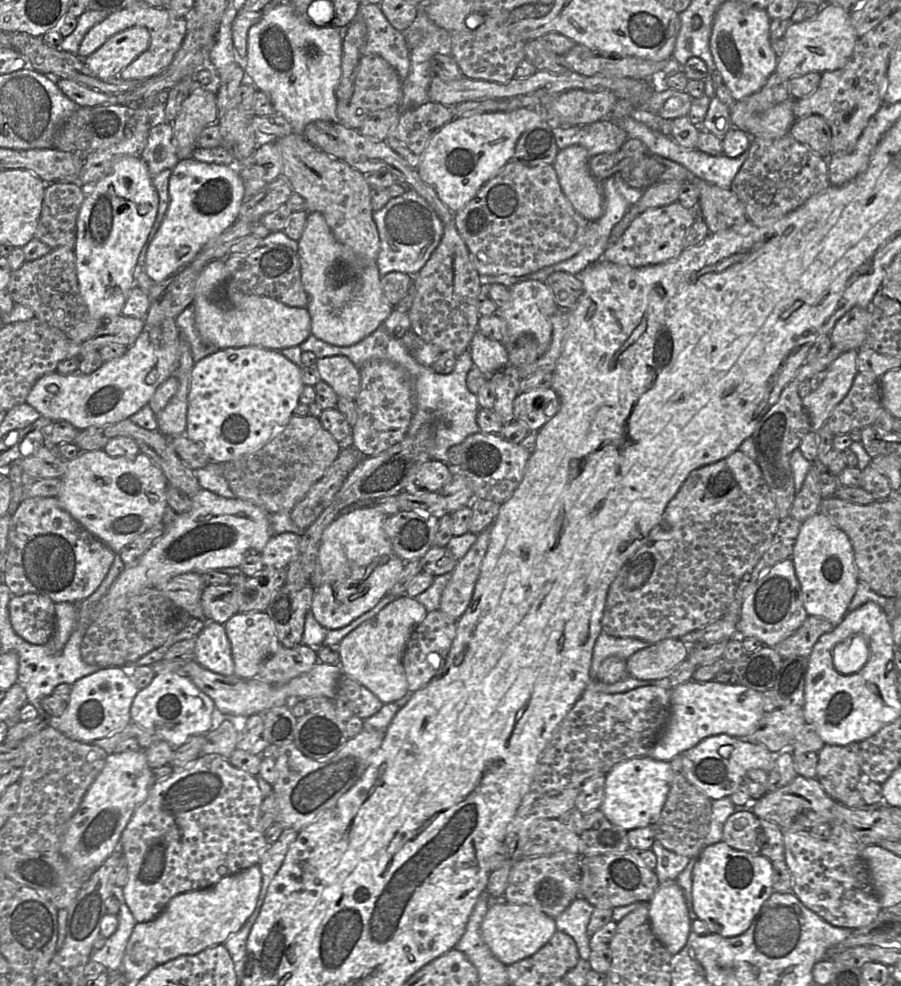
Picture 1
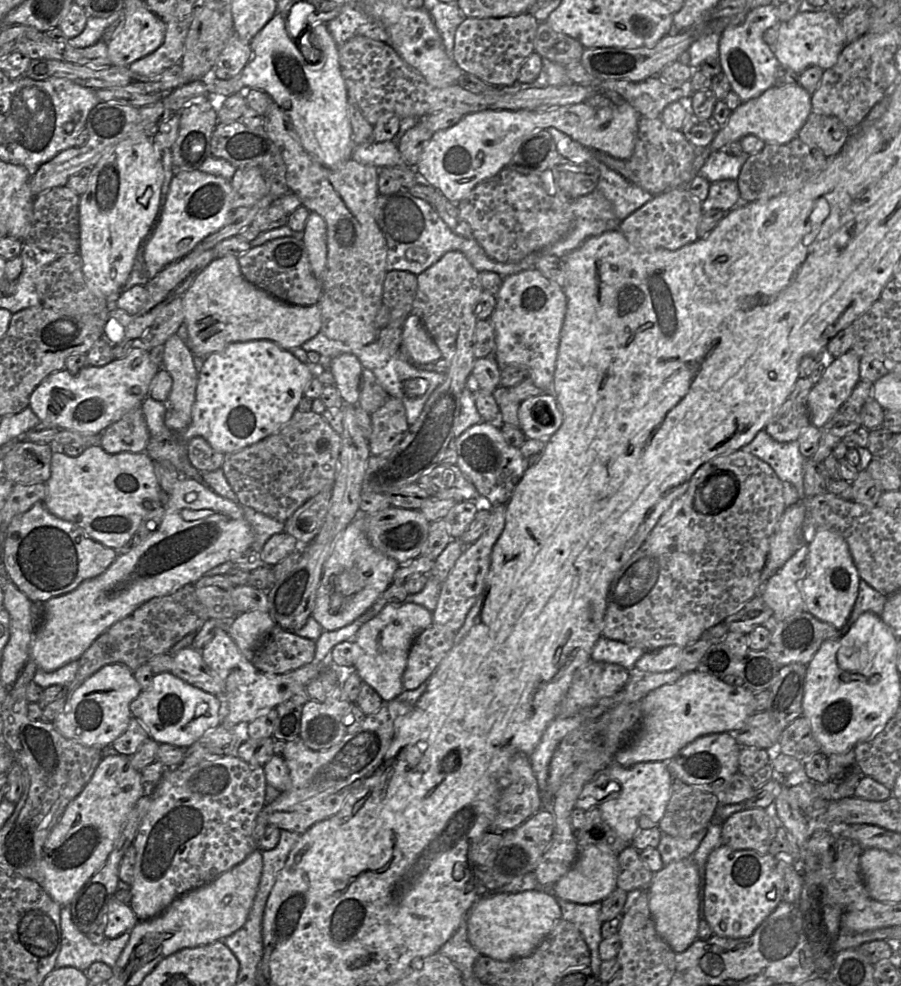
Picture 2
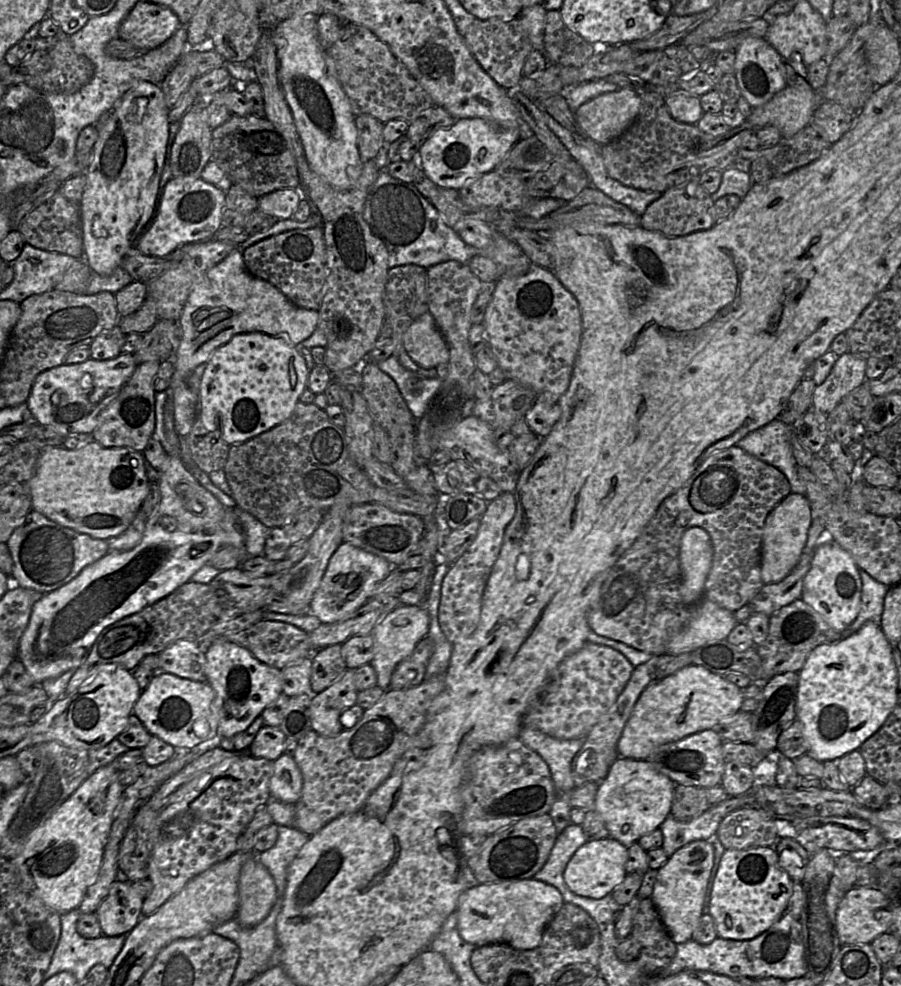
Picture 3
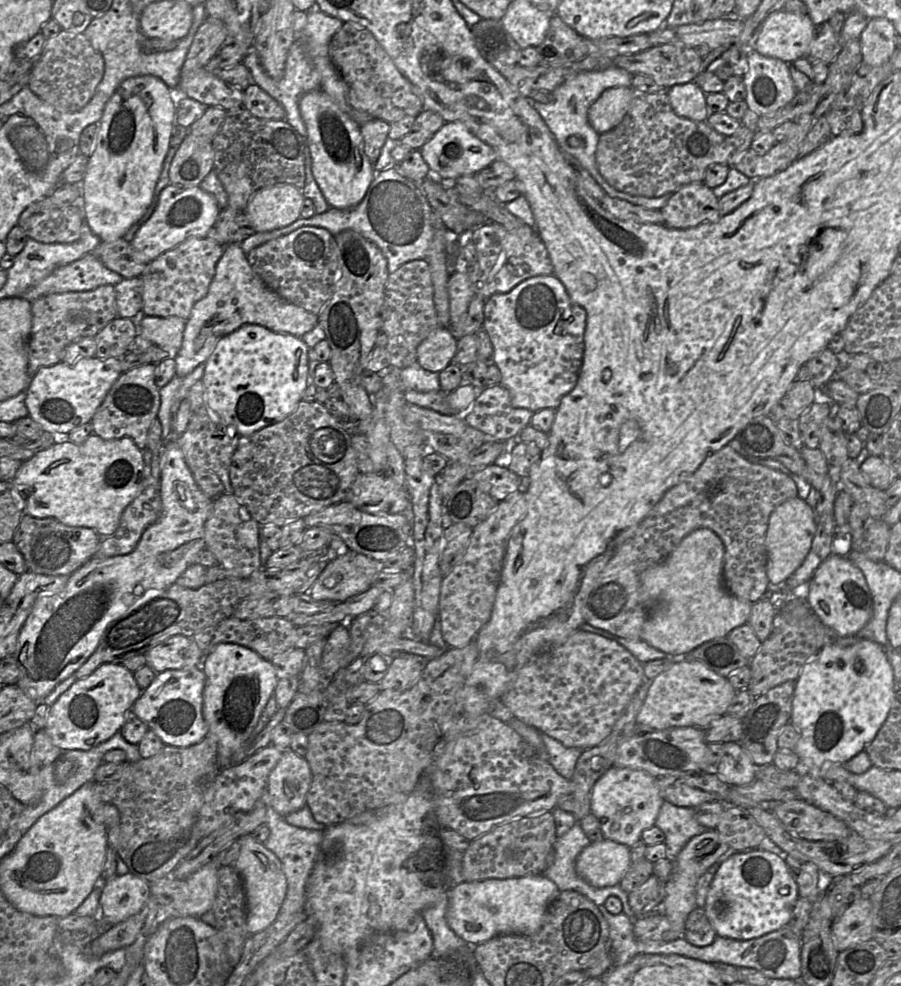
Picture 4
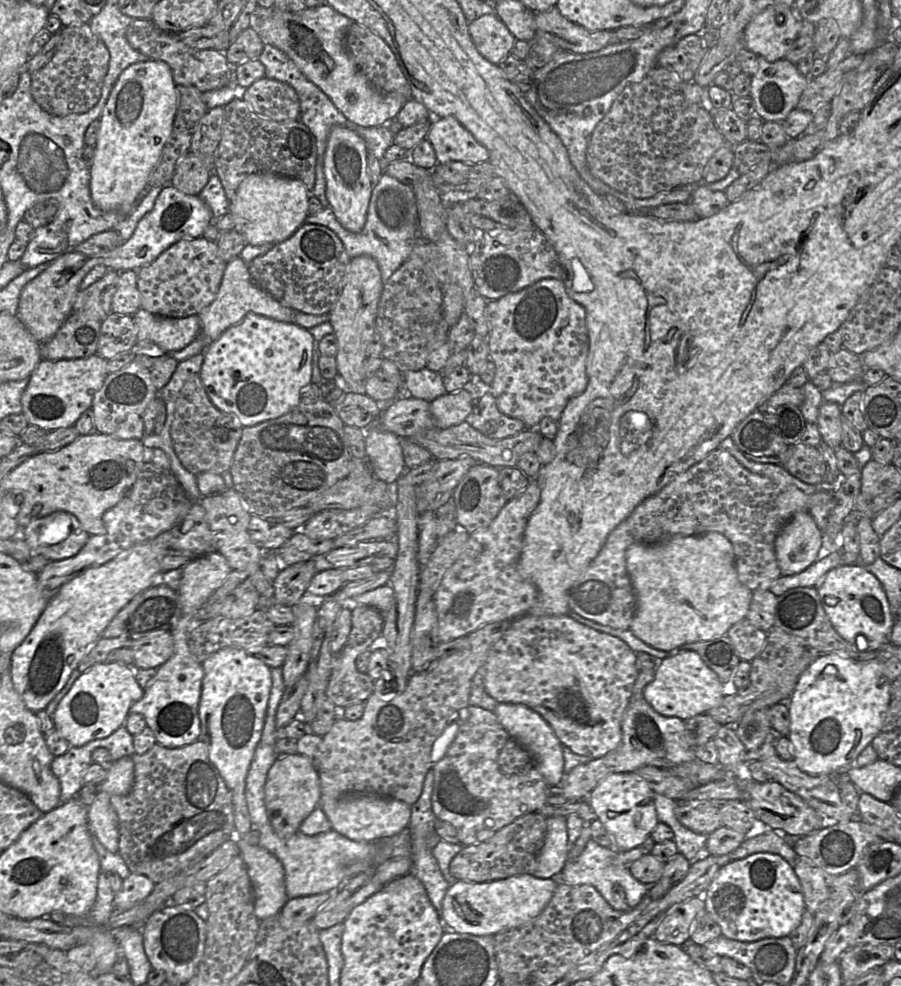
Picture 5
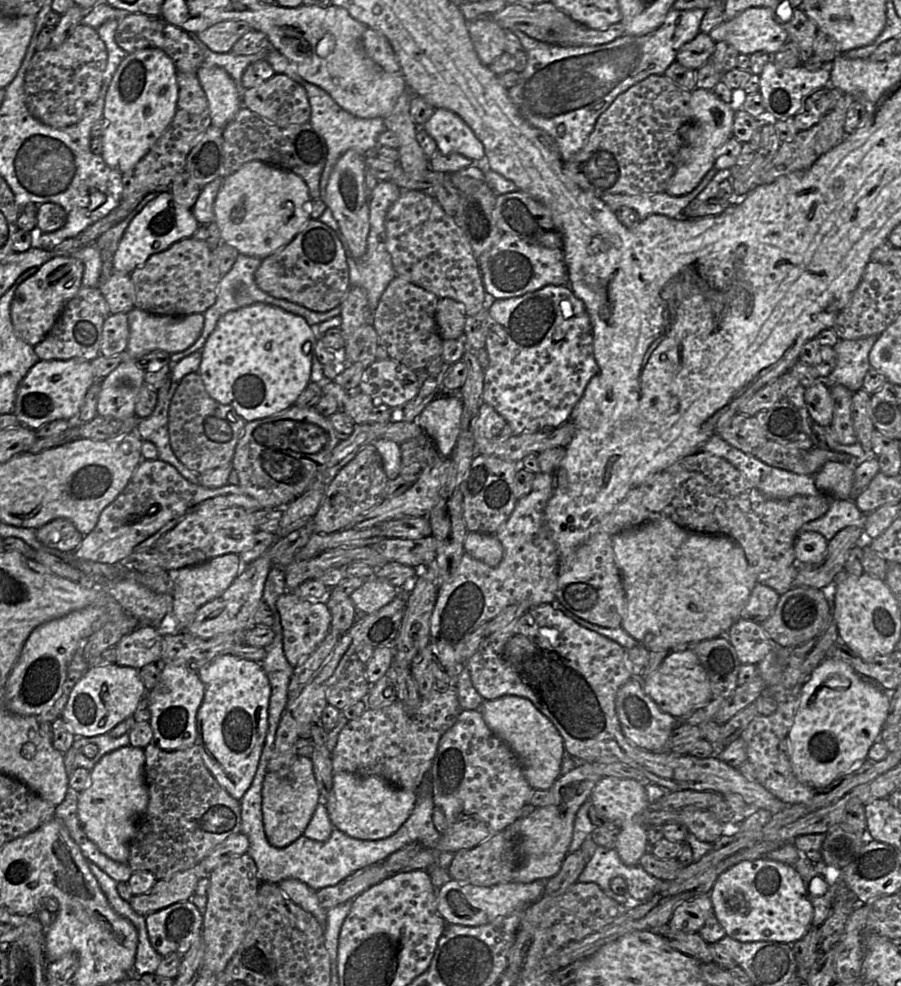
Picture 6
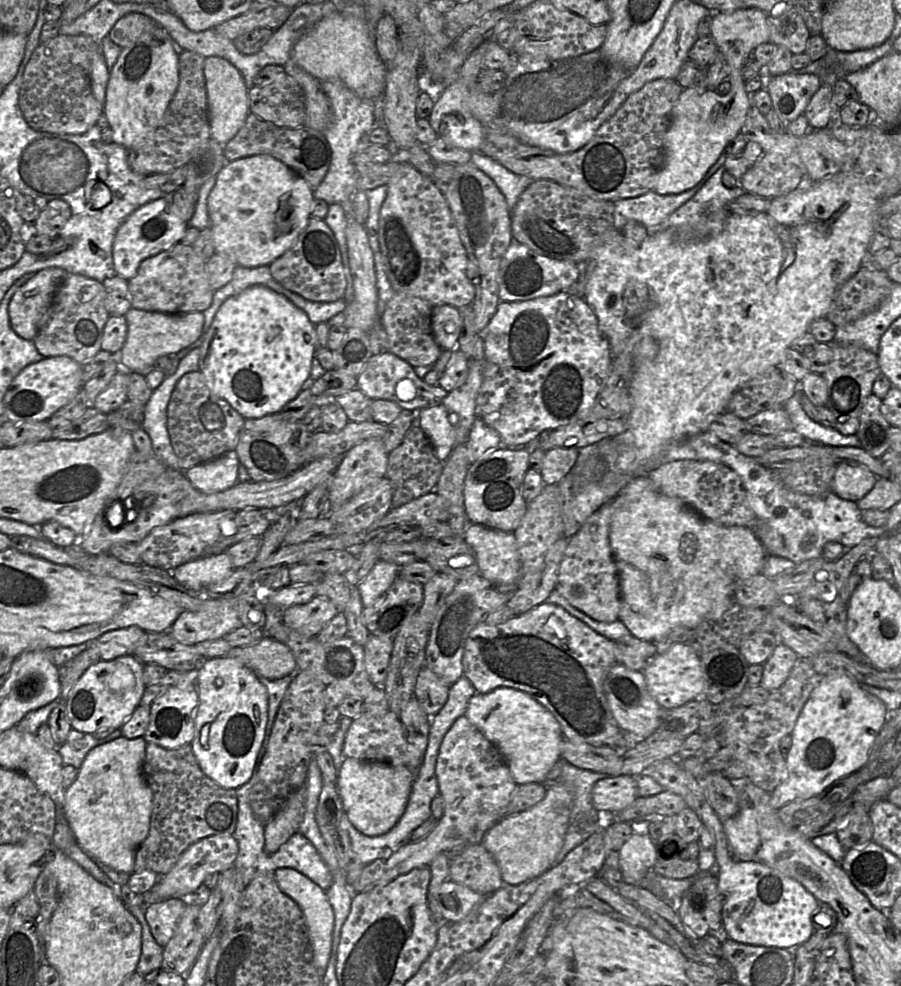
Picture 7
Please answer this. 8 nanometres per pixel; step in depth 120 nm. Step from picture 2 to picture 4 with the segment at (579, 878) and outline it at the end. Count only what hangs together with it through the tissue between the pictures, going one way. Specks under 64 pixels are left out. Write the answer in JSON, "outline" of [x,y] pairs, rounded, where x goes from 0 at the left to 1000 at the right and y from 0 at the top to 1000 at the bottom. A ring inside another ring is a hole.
{"outline":[[[670,851],[645,863],[638,883],[654,898],[669,901],[687,898],[700,875],[699,859]]]}

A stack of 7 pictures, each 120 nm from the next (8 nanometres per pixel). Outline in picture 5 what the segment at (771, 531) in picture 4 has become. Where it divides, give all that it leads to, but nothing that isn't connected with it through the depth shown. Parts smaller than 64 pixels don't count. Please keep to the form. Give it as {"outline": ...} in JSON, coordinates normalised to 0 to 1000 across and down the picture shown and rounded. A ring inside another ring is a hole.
{"outline":[[[886,518],[860,547],[860,563],[867,582],[890,580],[908,567],[912,540],[897,518]]]}

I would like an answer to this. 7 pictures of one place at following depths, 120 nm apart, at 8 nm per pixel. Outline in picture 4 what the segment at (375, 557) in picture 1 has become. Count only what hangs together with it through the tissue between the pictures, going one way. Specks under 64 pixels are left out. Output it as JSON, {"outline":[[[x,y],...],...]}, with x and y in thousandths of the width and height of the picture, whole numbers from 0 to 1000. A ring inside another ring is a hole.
{"outline":[[[381,556],[364,570],[342,599],[349,609],[381,611],[415,592],[422,571]]]}

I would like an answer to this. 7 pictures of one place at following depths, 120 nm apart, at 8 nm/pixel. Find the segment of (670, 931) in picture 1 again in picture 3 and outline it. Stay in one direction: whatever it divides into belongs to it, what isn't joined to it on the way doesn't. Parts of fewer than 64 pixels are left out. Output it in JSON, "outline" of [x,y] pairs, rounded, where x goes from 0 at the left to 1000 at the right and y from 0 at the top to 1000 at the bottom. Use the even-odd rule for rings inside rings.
{"outline":[[[770,852],[750,862],[730,881],[721,911],[739,944],[749,957],[766,953],[775,939],[791,876],[791,857],[786,852]]]}

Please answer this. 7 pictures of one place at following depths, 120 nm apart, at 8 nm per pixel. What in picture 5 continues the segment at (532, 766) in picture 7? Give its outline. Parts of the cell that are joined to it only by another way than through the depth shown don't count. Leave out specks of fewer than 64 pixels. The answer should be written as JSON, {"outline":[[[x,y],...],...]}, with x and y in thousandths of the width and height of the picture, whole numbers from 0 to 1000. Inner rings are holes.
{"outline":[[[552,714],[547,723],[564,744],[587,762],[607,795],[609,797],[622,796],[627,787],[625,757],[610,735],[597,723],[578,714]]]}

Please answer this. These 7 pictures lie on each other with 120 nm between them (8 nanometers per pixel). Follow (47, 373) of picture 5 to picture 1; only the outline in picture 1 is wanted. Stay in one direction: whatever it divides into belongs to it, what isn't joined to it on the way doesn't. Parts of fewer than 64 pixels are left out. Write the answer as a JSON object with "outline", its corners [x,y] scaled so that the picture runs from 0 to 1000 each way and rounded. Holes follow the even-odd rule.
{"outline":[[[159,336],[148,350],[134,362],[115,367],[99,380],[80,378],[68,380],[62,376],[44,382],[34,394],[28,409],[40,415],[47,422],[58,427],[74,427],[87,436],[113,433],[144,424],[165,407],[174,394],[189,381],[194,380],[193,362],[183,353],[171,350]]]}

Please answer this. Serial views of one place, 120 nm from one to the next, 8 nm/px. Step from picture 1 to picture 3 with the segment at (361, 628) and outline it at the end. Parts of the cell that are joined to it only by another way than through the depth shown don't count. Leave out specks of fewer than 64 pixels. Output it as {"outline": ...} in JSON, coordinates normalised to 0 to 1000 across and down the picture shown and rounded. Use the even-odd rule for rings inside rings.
{"outline":[[[442,614],[427,623],[415,635],[412,644],[416,650],[416,663],[411,674],[418,684],[418,693],[427,701],[432,698],[435,683],[443,671],[452,667],[462,653],[474,645],[477,626],[471,614]]]}

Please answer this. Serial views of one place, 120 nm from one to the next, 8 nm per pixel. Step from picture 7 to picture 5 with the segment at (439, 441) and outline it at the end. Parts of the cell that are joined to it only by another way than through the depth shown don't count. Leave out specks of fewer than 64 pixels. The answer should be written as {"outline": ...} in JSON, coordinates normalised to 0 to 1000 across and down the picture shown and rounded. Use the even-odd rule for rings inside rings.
{"outline":[[[521,394],[494,399],[477,409],[477,417],[483,433],[494,435],[517,426],[523,419],[526,408]]]}

